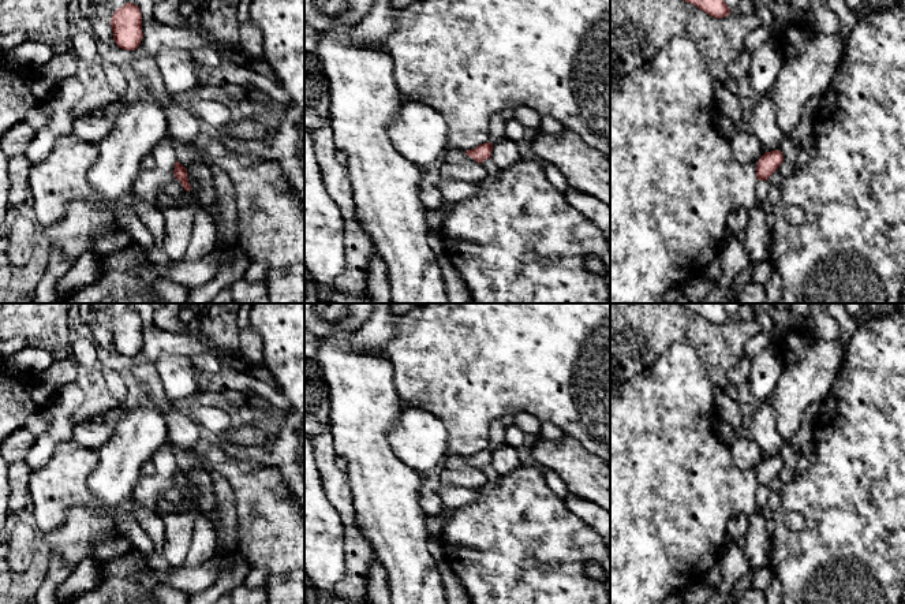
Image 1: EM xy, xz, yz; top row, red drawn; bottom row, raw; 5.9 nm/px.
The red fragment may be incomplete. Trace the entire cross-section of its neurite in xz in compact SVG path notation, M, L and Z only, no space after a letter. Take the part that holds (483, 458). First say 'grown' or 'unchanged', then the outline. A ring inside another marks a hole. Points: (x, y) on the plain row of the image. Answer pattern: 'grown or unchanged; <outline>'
unchanged; M486 448L486 450L479 451L475 455L465 456L465 461L468 463L472 463L476 469L480 470L485 466L491 465L491 458L493 458L493 450Z

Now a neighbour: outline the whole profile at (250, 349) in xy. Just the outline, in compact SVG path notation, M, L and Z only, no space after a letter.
M250 325L240 332L240 344L238 355L251 365L262 365L262 339Z

